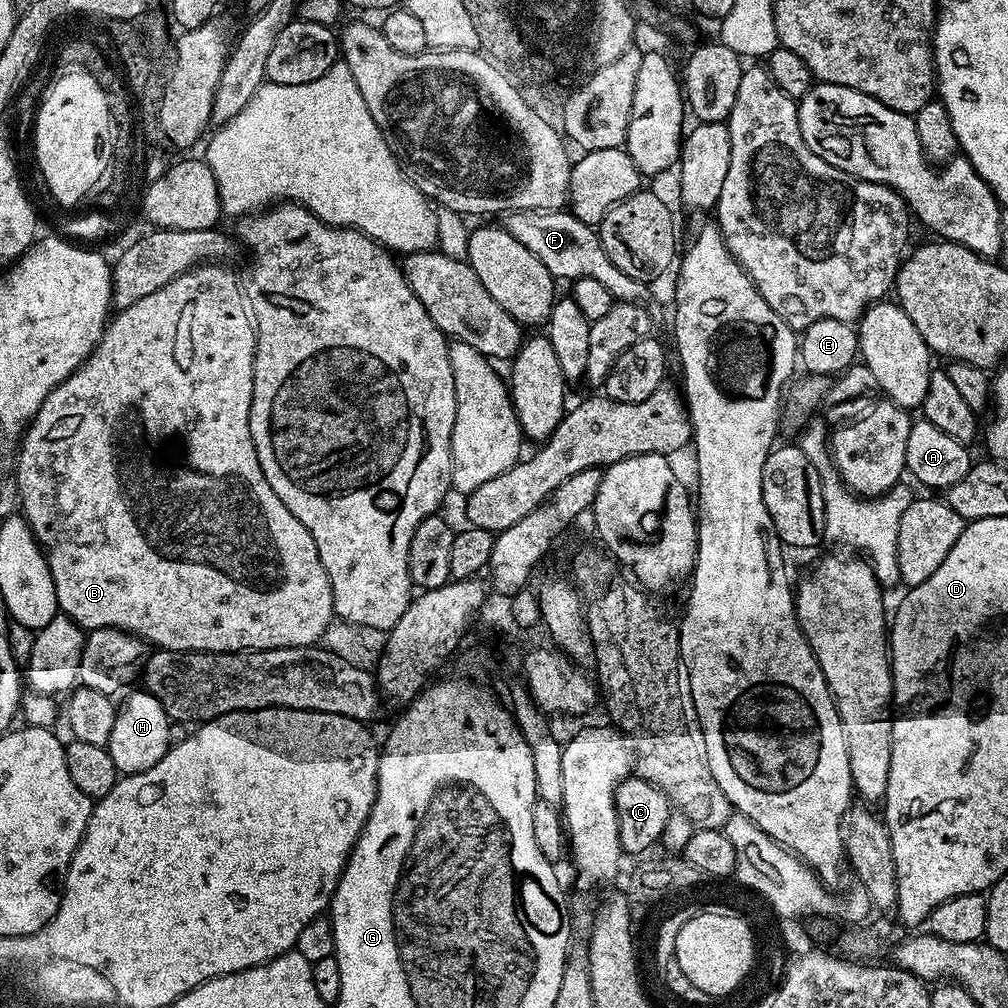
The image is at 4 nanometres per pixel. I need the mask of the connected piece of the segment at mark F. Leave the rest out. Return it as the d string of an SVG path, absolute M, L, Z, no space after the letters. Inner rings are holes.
M522 210L521 212L509 212L503 217L502 227L506 229L546 270L550 270L553 278L571 282L578 278L594 278L610 290L613 301L630 302L638 304L647 301L649 285L638 278L630 278L630 274L622 274L614 262L606 254L606 250L600 241L599 231L593 225L582 222L571 211L557 210L555 212L543 212L542 210Z

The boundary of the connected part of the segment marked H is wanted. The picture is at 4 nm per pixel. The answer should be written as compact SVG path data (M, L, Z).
M145 690L131 692L123 697L124 704L122 700L116 709L114 730L110 730L110 738L106 745L110 758L114 758L117 773L124 776L133 776L150 770L150 766L159 762L170 747L170 739L168 740L170 719L163 704Z

